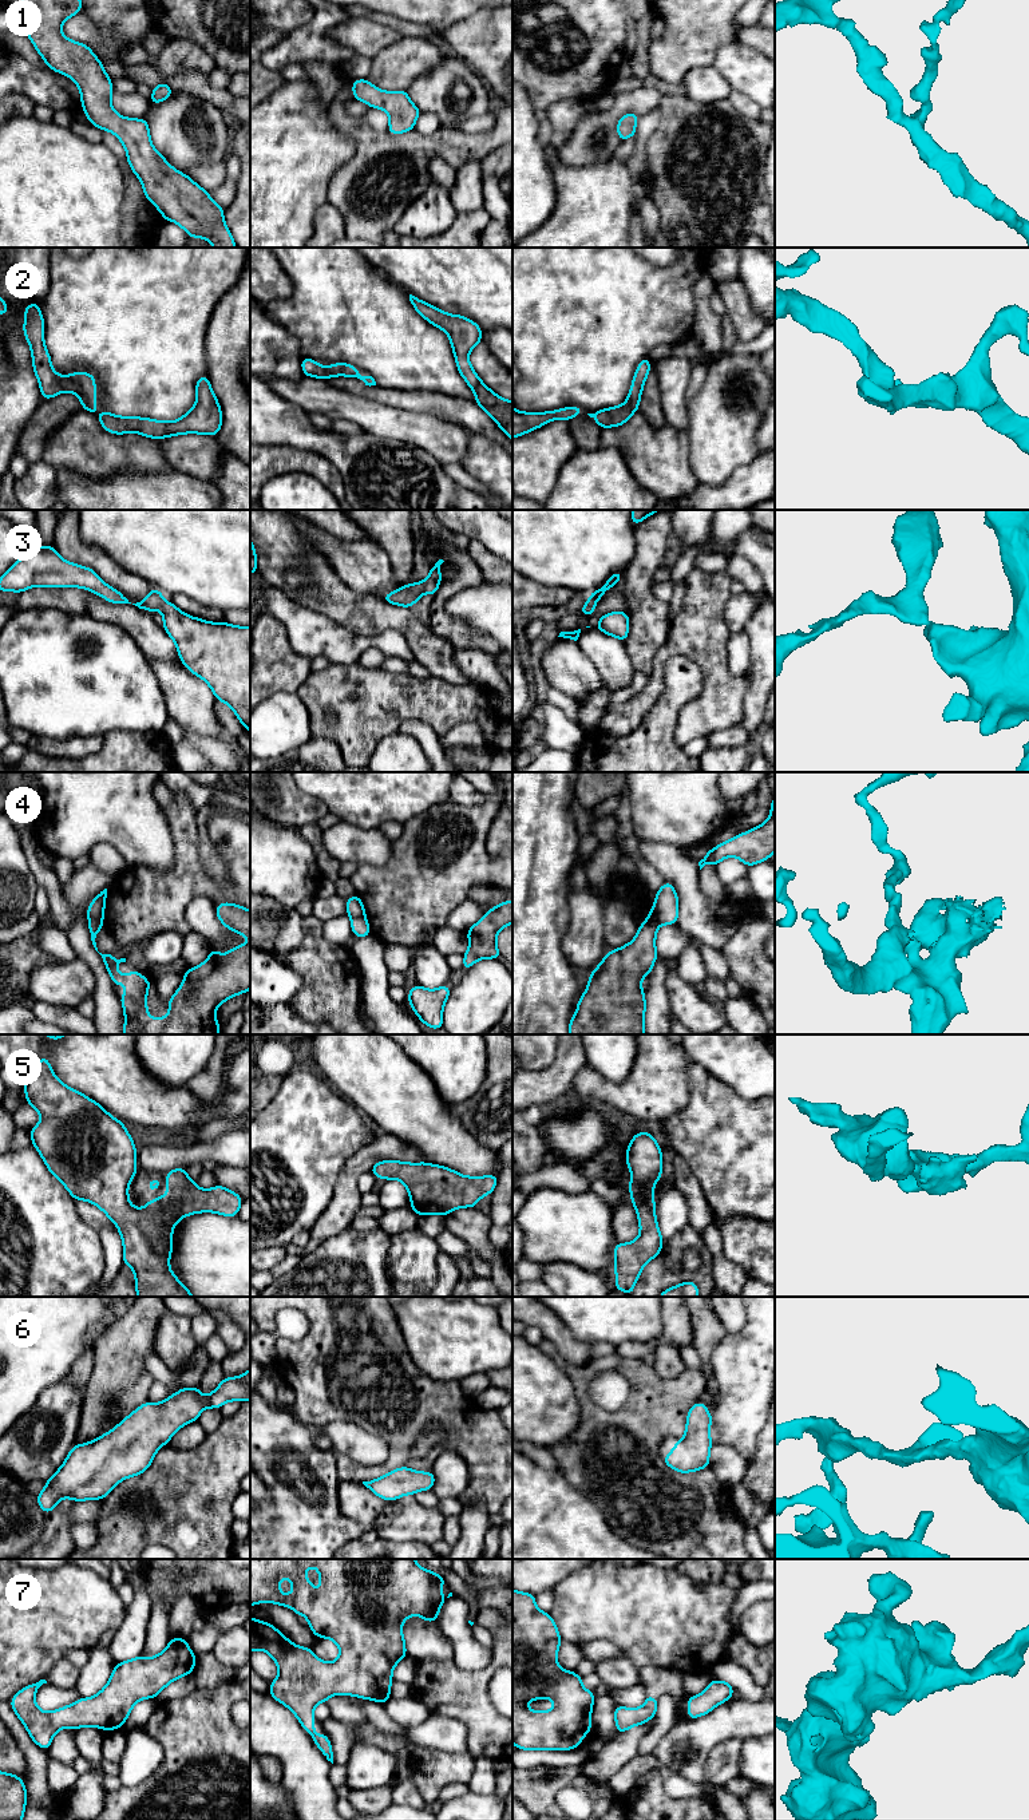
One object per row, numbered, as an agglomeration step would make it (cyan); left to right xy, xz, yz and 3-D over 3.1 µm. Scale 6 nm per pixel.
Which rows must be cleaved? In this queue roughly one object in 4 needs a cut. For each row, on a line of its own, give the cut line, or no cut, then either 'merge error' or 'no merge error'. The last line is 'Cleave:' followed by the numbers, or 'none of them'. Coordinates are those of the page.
1: cut none; no merge error
2: cut none; no merge error
3: cut none; no merge error
4: cut xy (88, 917), (95, 917), (102, 922); merge error
5: cut none; no merge error
6: cut none; no merge error
7: cut none; no merge error
Cleave: 4

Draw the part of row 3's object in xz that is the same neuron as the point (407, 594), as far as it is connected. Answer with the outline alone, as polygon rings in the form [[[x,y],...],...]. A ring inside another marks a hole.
[[[439,559],[432,565],[428,577],[423,582],[403,585],[396,592],[384,594],[381,600],[392,605],[411,609],[411,606],[419,601],[424,593],[435,596],[442,581],[440,565],[443,562],[443,559]]]

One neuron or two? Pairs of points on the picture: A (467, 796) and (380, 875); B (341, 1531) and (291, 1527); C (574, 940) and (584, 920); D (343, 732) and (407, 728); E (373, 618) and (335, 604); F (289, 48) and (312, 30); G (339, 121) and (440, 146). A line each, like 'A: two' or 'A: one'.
A: two
B: one
C: one
D: two
E: one
F: one
G: one

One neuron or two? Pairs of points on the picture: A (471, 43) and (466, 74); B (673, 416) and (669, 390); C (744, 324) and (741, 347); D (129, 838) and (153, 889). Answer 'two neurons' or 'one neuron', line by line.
A: two neurons
B: one neuron
C: two neurons
D: two neurons

